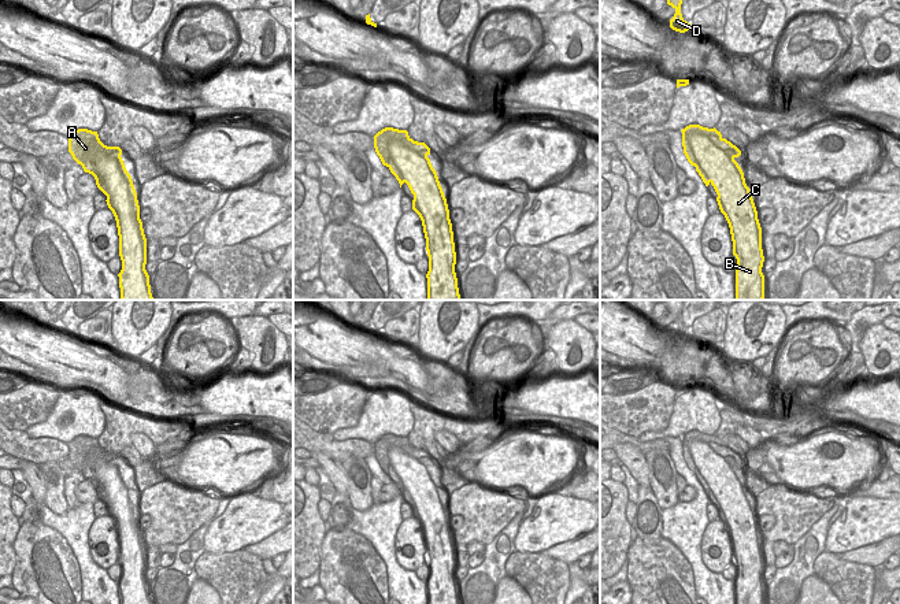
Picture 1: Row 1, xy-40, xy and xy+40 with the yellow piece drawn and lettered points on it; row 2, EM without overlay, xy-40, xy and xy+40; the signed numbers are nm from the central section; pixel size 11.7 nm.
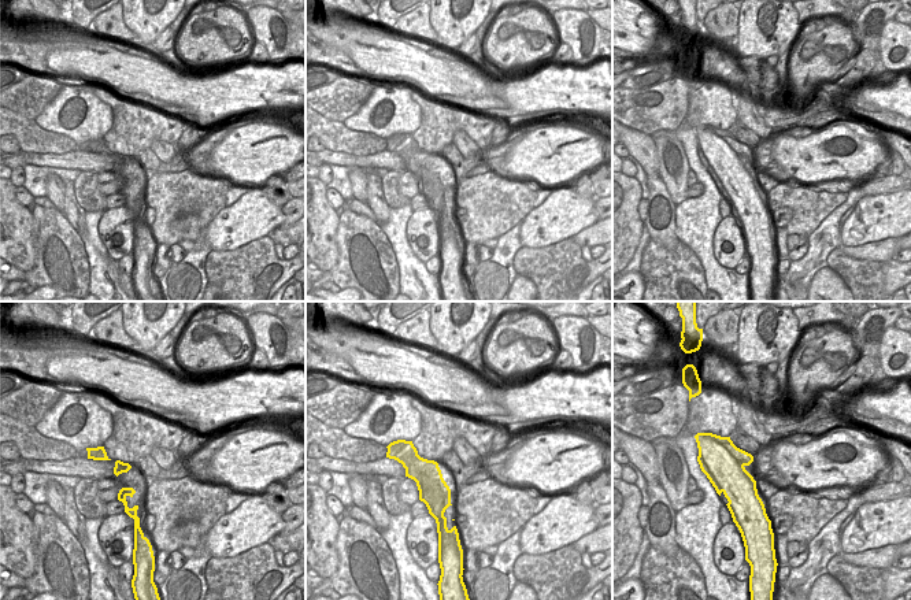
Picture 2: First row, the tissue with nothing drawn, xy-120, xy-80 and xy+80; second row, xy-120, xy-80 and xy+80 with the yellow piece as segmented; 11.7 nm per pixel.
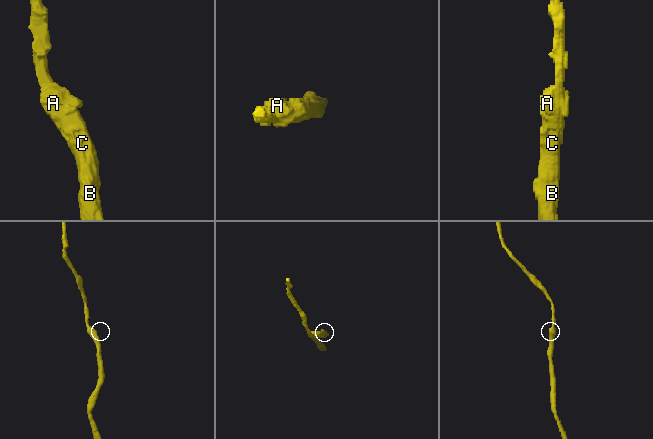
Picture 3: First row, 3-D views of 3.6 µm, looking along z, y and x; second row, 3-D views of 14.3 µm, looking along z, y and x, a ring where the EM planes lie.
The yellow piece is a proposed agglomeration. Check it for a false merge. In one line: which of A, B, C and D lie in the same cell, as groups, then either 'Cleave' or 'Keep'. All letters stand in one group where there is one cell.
Groups: A B C D. Keep

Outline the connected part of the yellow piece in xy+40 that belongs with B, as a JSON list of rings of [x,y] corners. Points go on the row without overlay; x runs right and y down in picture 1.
[[[689,431],[681,438],[688,468],[705,493],[714,493],[719,516],[730,534],[737,566],[736,604],[764,604],[762,534],[744,479],[734,467],[741,457],[715,434]]]

